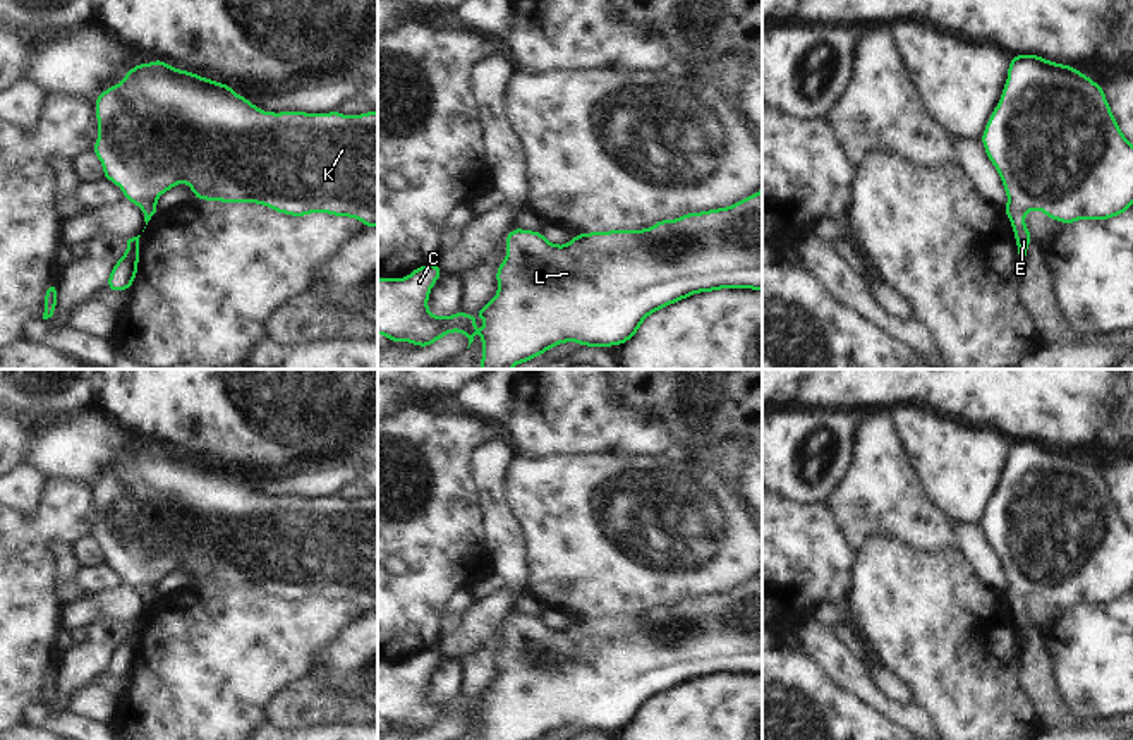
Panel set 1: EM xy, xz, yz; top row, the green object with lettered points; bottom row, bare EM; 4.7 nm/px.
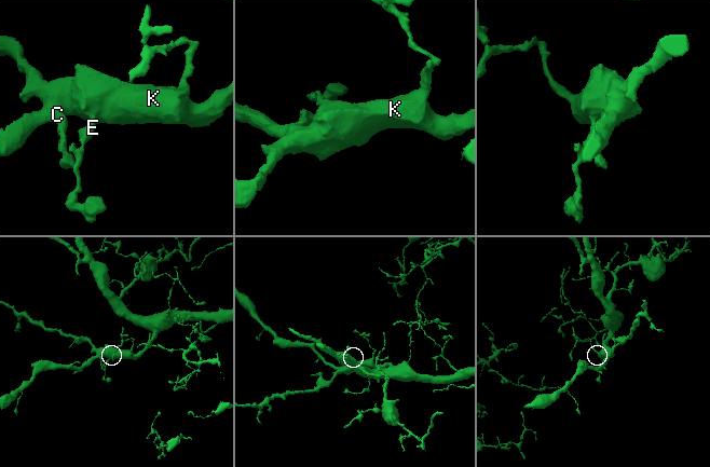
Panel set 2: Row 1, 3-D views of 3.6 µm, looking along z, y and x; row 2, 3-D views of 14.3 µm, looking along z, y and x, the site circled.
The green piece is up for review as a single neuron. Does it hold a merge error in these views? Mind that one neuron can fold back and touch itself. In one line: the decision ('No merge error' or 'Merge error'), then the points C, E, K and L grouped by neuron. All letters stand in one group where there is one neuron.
No merge error. Groups: C E K L

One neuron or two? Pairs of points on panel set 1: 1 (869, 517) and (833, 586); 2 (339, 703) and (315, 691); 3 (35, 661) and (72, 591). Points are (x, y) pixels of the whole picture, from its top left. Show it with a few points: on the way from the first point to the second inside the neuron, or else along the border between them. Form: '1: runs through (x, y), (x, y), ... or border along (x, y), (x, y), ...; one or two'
1: border along (830, 512), (857, 555); two
2: runs through (333, 703), (327, 703), (320, 696); one
3: border along (60, 577), (59, 600); two

